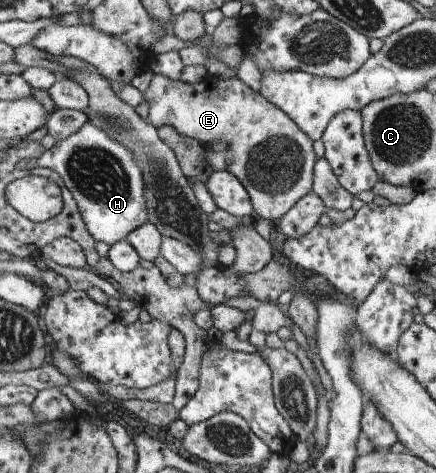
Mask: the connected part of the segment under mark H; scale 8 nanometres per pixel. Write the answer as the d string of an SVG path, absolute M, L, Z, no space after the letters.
M85 123L75 134L60 140L38 158L22 160L18 168L46 167L64 179L80 208L86 229L98 242L112 247L149 221L145 178L133 152L94 123Z

